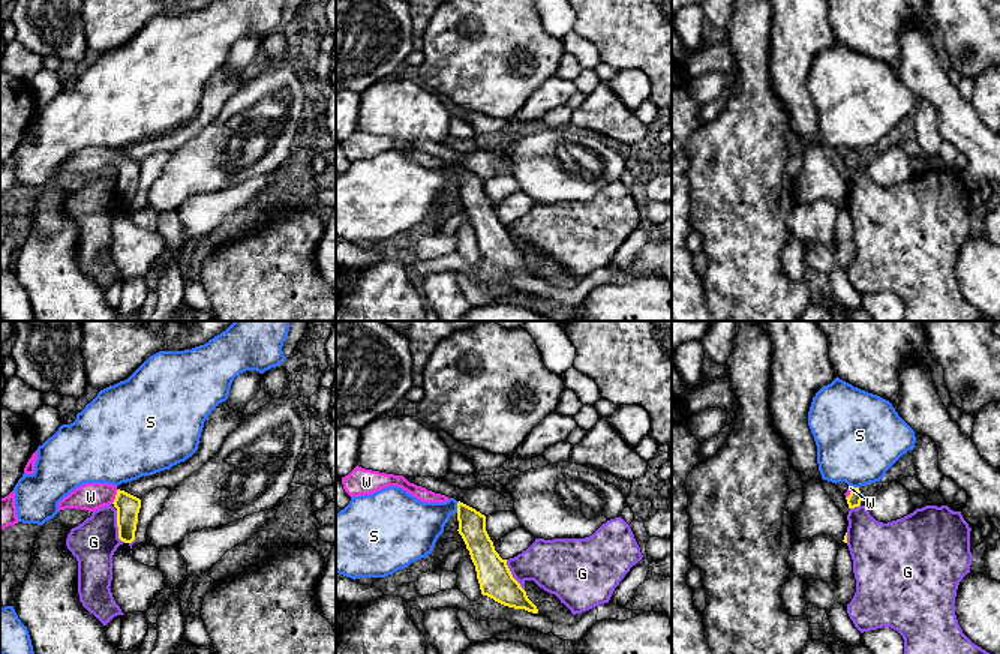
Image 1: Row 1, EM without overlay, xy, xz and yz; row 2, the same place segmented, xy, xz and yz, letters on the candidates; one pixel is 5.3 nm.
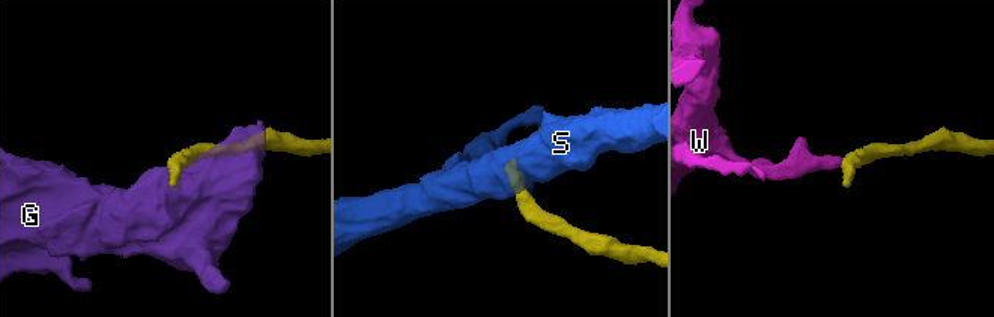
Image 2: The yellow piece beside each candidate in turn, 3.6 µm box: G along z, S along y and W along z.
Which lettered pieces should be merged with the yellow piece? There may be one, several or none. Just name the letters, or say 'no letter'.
W

